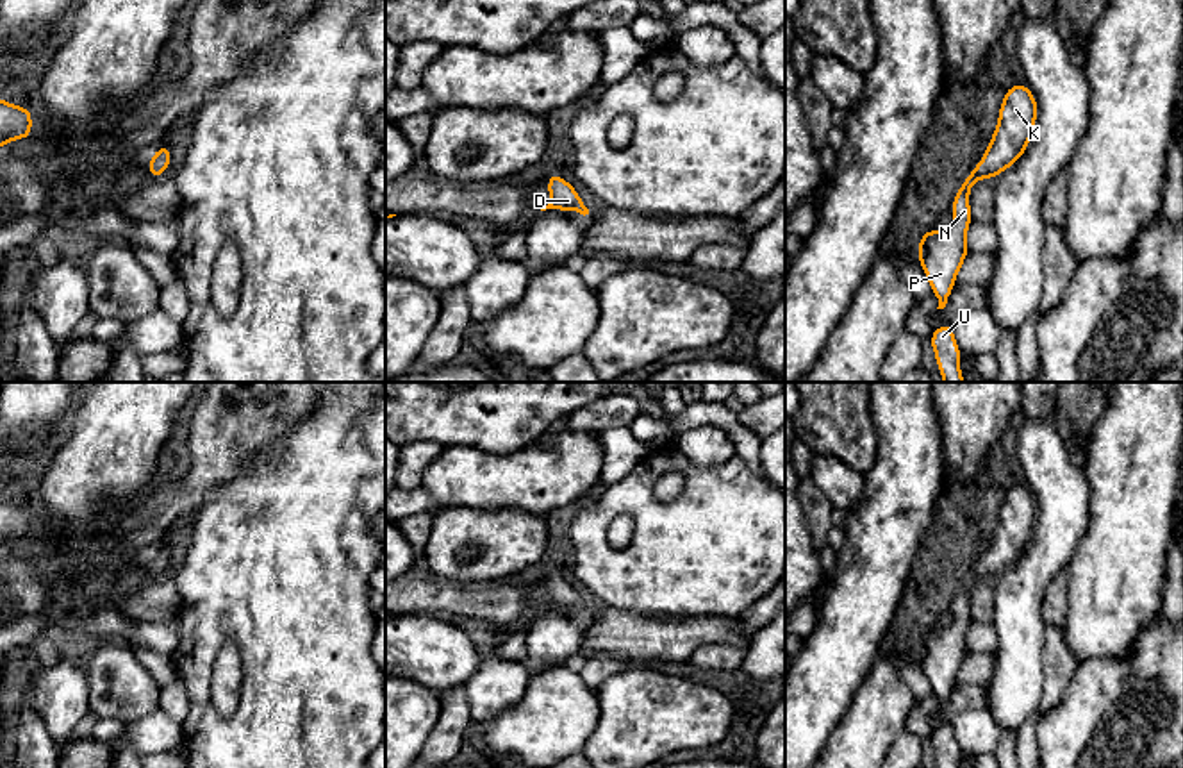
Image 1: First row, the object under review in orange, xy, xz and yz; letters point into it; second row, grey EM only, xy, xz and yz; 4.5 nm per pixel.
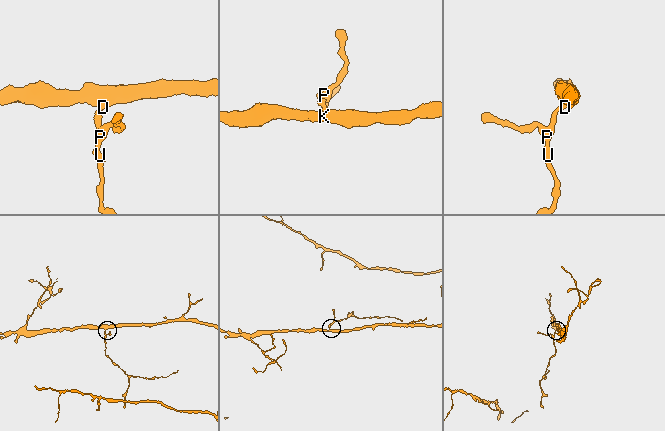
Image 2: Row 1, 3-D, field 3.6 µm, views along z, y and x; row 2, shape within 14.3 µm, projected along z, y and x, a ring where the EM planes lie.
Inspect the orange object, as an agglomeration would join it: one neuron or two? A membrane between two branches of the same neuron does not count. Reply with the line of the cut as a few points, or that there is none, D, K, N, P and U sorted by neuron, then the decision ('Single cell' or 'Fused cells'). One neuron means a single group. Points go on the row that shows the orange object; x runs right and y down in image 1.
No split. Groups: D K N P U. Single cell

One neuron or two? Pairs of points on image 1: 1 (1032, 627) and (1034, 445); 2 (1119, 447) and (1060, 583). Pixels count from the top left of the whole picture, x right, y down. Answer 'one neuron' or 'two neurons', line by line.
1: one neuron
2: two neurons

